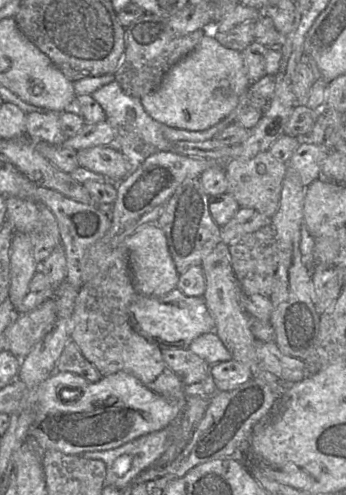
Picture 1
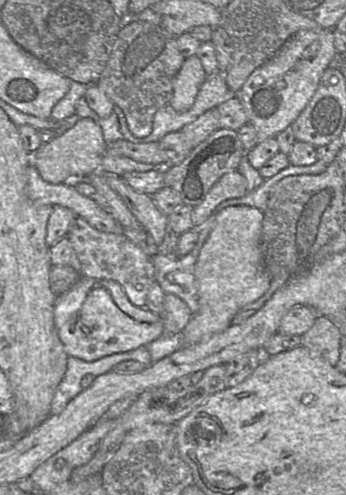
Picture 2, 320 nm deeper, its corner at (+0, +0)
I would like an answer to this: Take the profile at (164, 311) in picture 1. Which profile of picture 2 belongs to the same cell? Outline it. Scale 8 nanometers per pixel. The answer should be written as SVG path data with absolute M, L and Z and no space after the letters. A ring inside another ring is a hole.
M81 275L68 291L57 295L54 323L67 355L84 361L146 347L165 334L161 315L132 304L120 284Z

